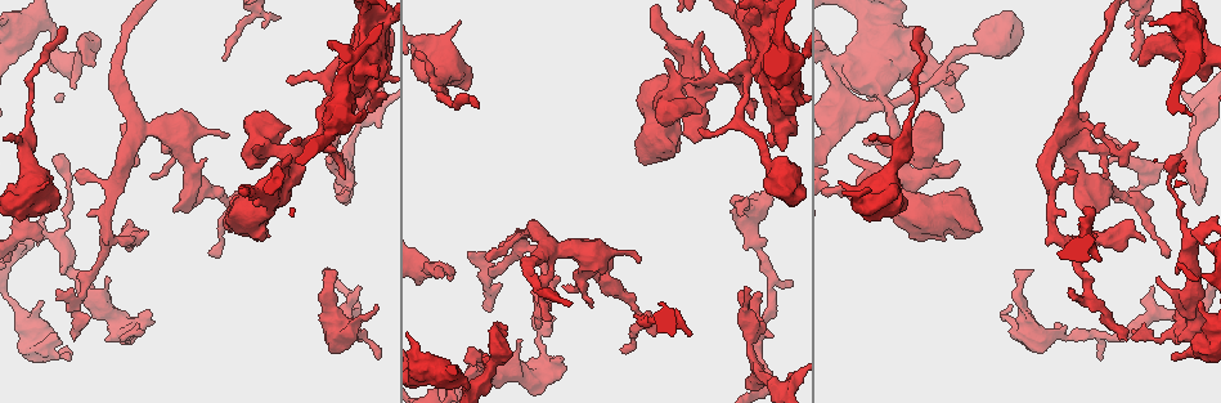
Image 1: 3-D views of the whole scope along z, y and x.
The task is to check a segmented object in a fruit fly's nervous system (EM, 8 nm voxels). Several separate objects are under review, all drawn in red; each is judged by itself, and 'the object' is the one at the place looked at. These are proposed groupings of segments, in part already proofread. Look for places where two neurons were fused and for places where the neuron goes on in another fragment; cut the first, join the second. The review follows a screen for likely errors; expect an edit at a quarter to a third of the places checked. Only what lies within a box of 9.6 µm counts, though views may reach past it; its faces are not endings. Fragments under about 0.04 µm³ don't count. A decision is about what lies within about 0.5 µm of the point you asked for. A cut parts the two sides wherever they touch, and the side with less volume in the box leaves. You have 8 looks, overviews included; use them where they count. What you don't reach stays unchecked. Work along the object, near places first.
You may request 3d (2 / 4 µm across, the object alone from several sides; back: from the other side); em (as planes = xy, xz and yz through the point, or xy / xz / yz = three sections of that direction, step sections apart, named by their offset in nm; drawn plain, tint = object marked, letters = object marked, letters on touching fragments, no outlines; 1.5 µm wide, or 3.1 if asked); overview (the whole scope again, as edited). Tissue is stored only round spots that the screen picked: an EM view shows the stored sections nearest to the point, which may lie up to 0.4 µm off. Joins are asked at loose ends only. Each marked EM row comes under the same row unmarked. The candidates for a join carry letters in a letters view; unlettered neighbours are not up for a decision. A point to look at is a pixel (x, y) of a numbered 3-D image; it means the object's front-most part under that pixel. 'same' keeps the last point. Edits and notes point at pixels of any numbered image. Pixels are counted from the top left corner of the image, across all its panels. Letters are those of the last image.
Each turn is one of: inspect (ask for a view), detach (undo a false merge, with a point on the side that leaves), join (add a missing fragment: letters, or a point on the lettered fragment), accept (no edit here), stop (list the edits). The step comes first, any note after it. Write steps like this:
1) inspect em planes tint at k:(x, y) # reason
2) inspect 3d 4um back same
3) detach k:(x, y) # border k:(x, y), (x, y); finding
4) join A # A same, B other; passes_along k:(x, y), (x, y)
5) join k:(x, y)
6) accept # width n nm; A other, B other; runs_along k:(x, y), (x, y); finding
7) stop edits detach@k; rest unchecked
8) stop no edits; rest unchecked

inspect em planes letters at 1:(419, 282) # an open end

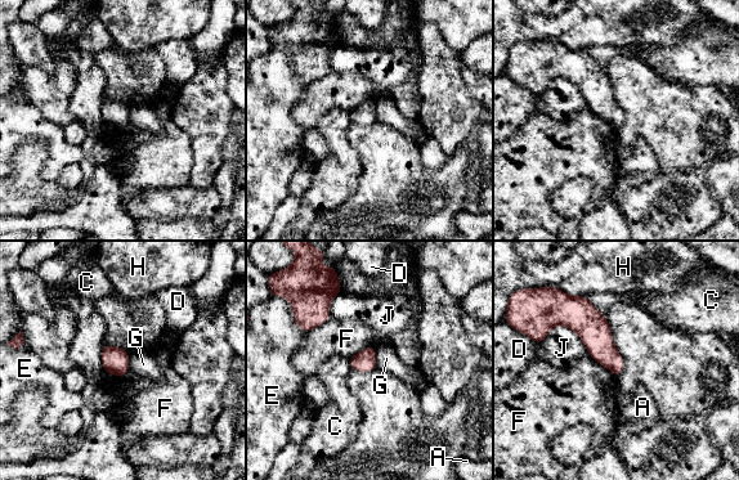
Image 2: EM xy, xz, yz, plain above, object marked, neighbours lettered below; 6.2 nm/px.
accept # A other, C other, D other, E other, F other, G other, H other, J other; border 2:(377, 349), (376, 367); no lettered fragment goes on from it

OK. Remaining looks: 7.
inspect em planes letters at 1:(64, 26) # tapers out

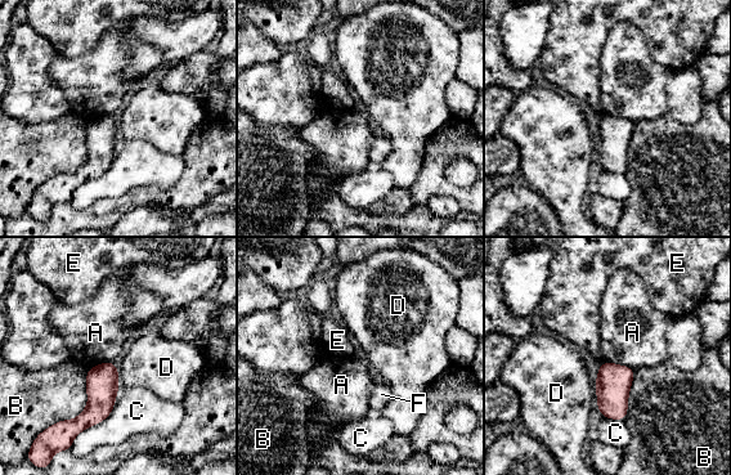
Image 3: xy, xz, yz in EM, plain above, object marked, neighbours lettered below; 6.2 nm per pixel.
accept # A other, B other, C other, D other, E other, F other; border 3:(605, 361), (624, 364), (633, 370); none of them fits

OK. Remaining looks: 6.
inspect 3d 4um at 1:(1011, 308) # an open end

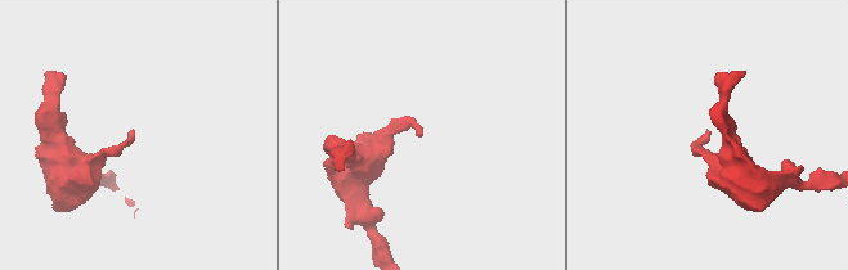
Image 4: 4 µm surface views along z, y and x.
inspect em xy step 8 letters at 4:(421, 134) # shape alone is not enough

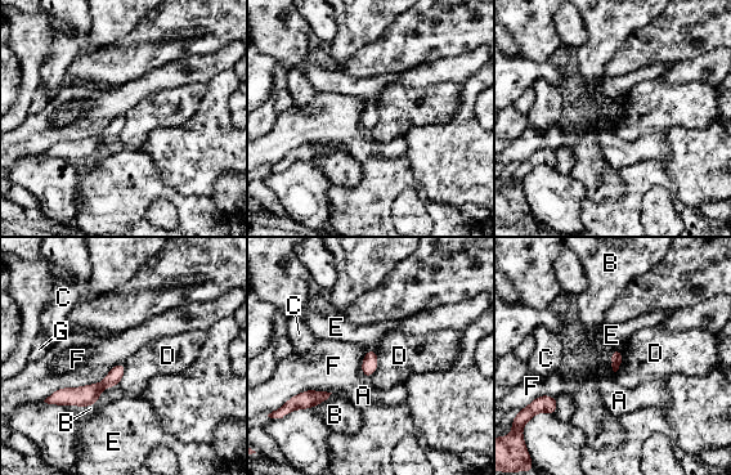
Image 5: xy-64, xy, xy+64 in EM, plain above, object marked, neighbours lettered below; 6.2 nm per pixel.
accept # A other, B other, C other, D other, E other, F other, G other; runs_along 5:(121, 366), (88, 395), (61, 399); no lettered fragment goes on from it

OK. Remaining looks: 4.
stop no edits; rest unchecked

